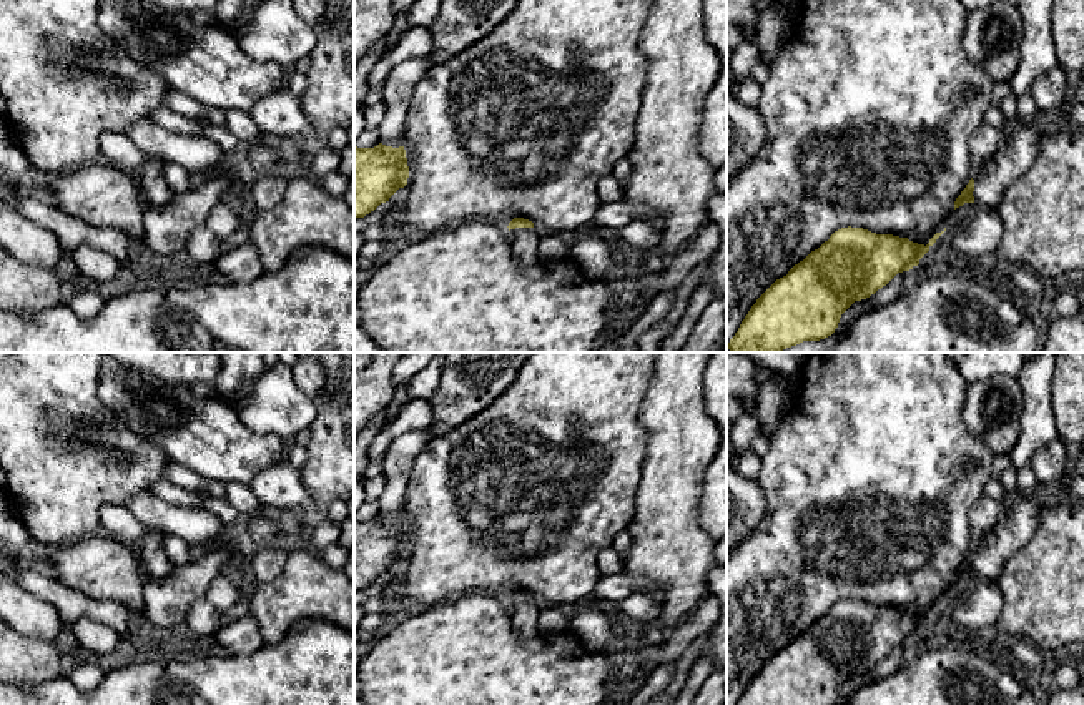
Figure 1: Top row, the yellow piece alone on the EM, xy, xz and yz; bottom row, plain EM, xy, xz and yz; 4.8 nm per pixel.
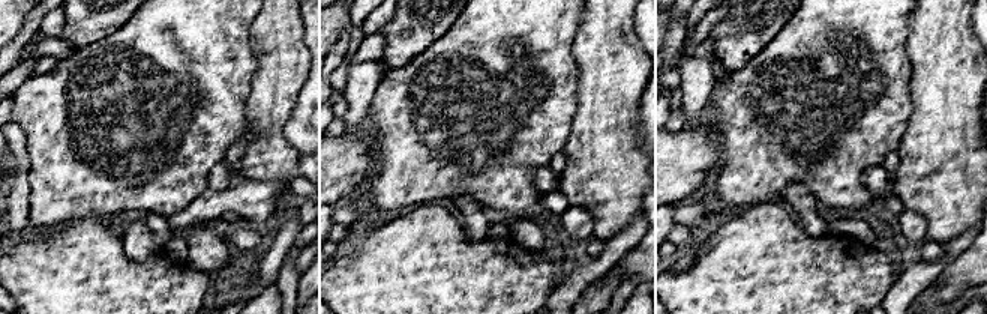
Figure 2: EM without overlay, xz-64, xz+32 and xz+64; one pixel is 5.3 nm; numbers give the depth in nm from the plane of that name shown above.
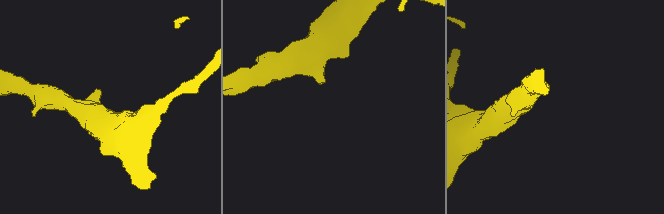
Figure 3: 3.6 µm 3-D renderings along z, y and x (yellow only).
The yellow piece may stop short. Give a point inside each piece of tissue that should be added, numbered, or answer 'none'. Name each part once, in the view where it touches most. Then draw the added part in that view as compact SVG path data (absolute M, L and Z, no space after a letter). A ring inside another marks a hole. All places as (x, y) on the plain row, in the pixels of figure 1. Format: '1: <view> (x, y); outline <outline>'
1: yz (1019, 522); outline M1029 494L1008 502L1006 512L998 525L984 534L974 552L974 577L996 580L1003 565L1019 552L1039 527L1042 504Z

